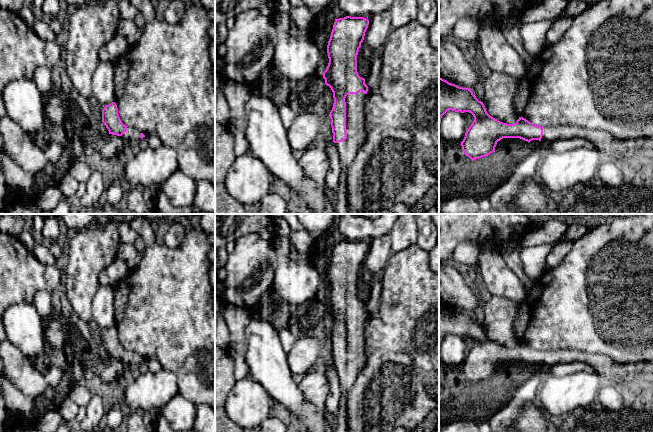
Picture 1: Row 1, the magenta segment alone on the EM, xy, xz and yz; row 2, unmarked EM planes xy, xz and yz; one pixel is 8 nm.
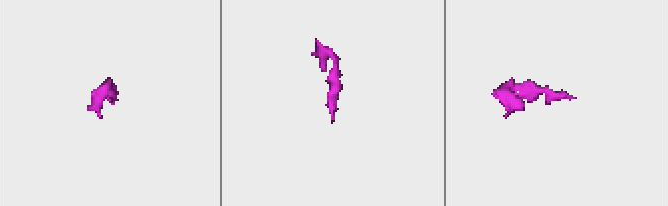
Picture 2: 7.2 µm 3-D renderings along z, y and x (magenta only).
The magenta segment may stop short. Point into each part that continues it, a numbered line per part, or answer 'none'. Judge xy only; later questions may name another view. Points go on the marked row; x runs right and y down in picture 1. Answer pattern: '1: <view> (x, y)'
1: xy (131, 135)

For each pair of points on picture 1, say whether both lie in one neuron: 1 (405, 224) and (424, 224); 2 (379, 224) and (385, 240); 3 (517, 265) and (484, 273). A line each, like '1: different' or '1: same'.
1: different
2: different
3: different

